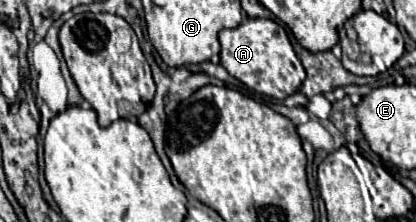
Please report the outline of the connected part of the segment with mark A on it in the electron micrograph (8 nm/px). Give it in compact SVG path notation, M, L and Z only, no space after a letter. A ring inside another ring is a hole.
M247 19L235 29L223 29L219 33L219 43L221 65L229 75L261 95L285 99L295 93L305 79L305 69L291 47L285 27L271 19Z

